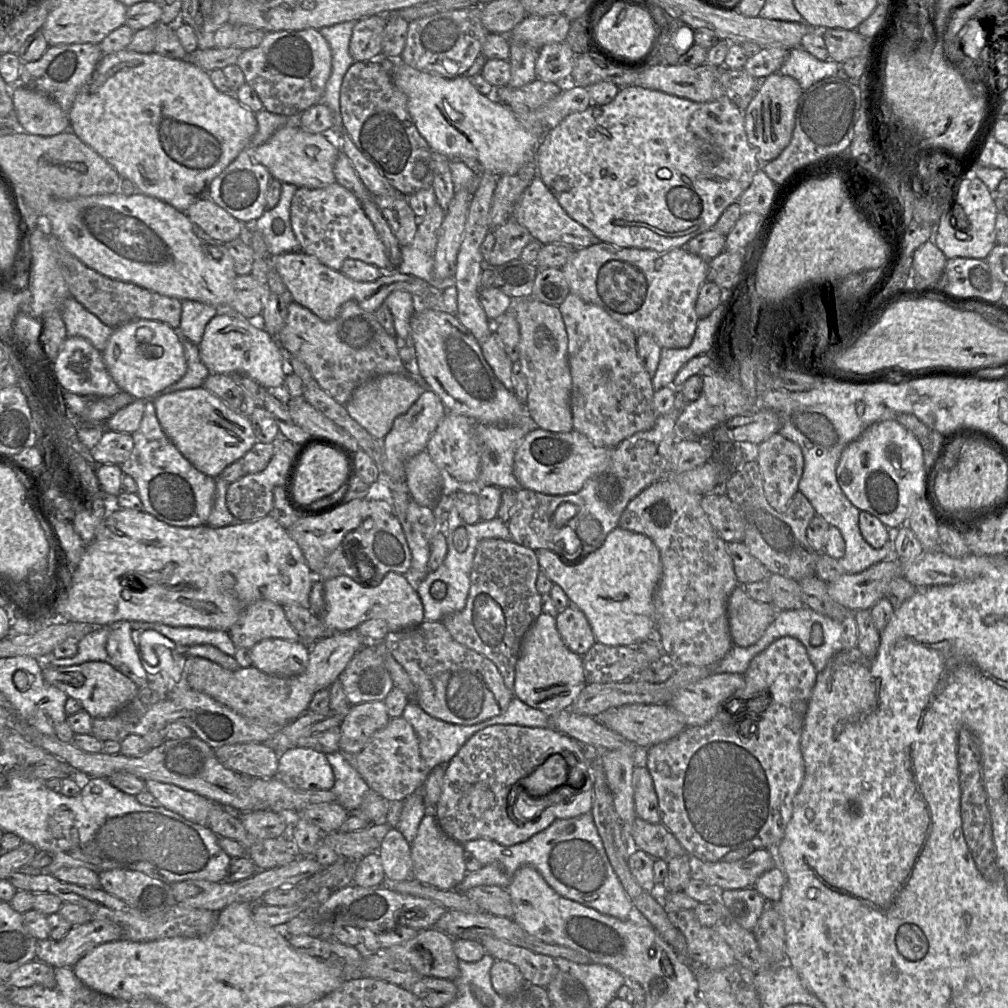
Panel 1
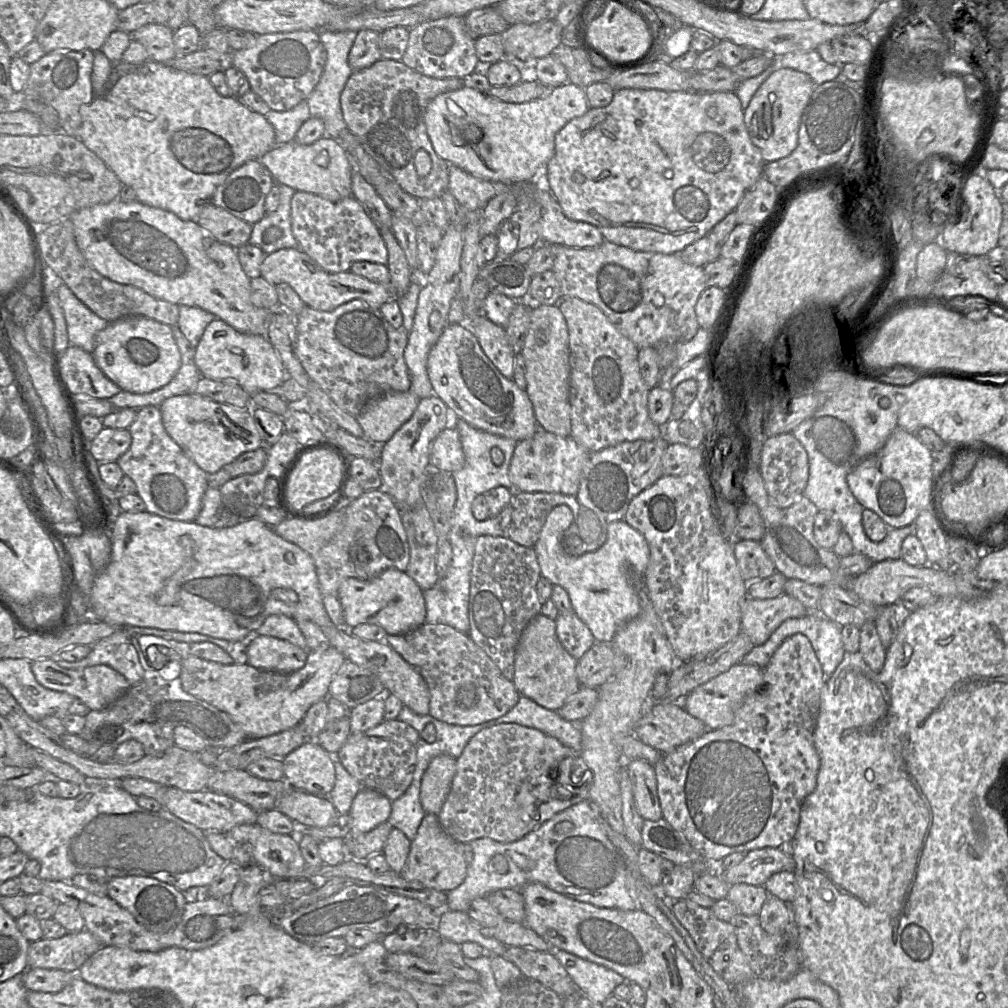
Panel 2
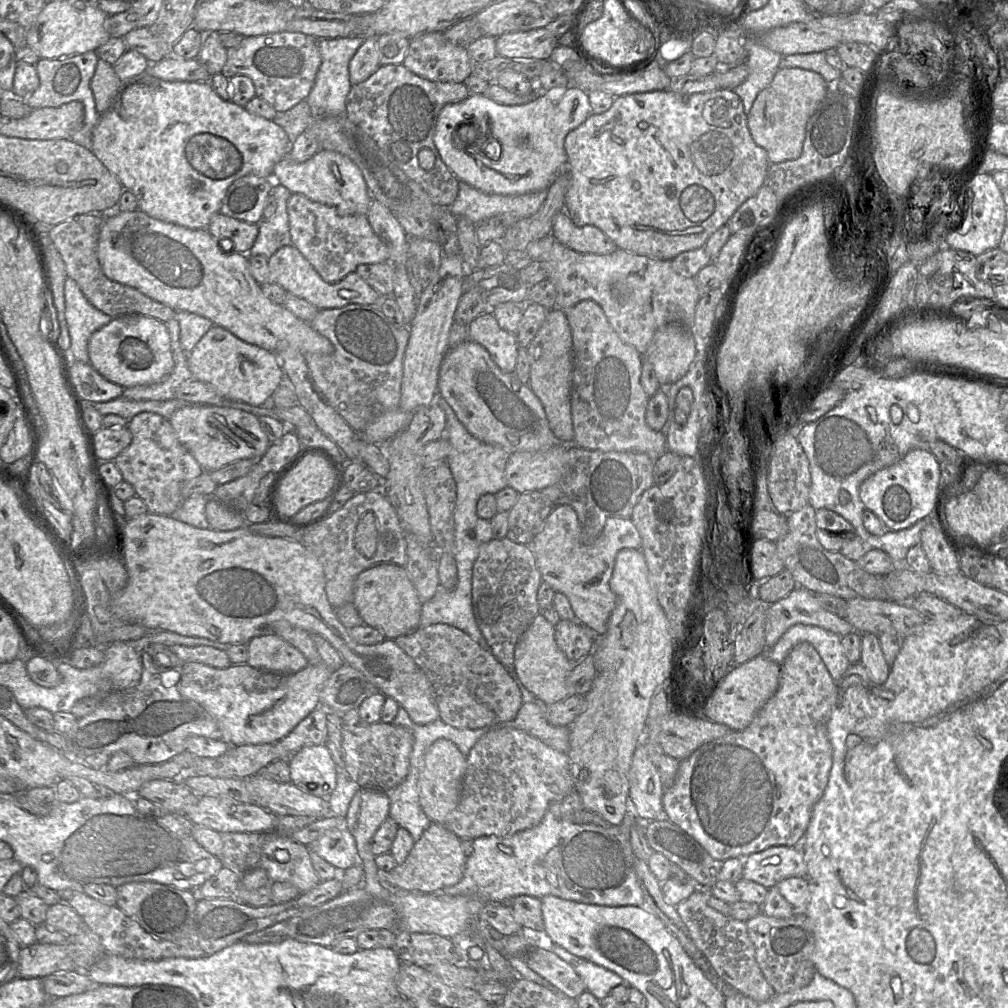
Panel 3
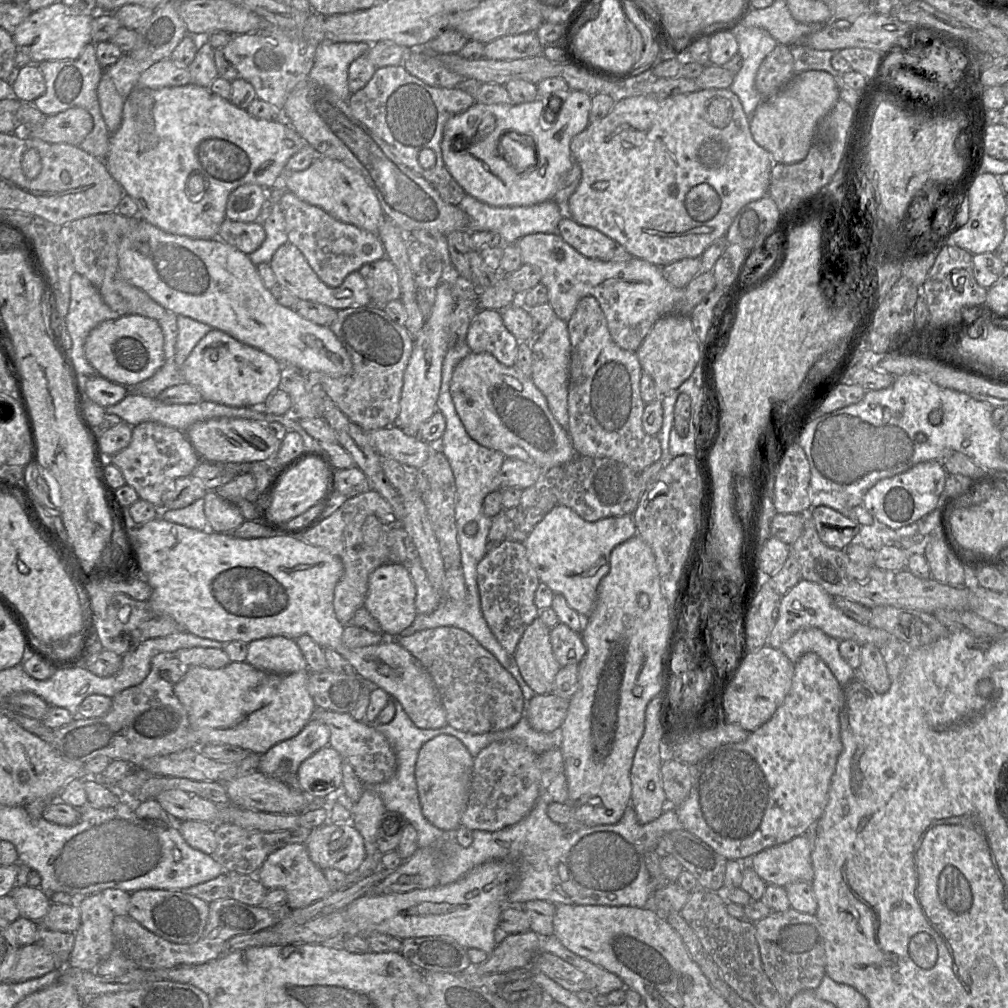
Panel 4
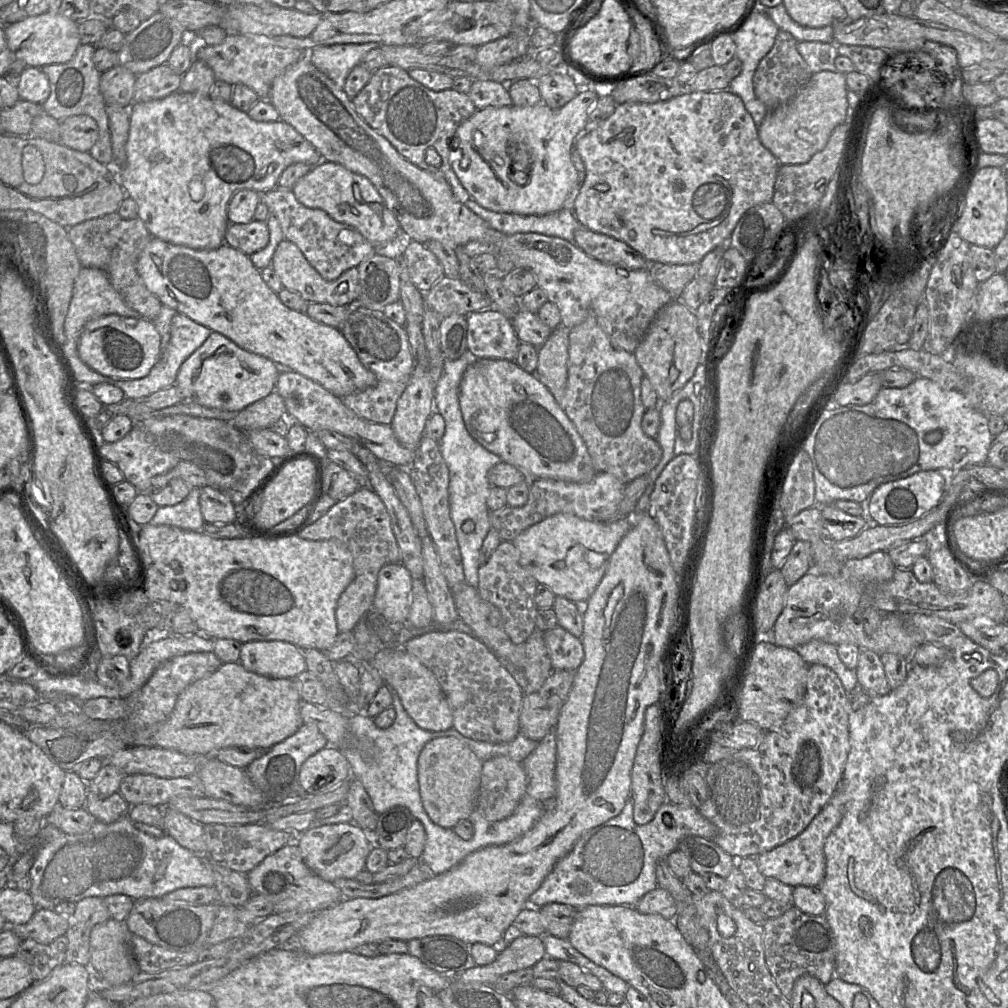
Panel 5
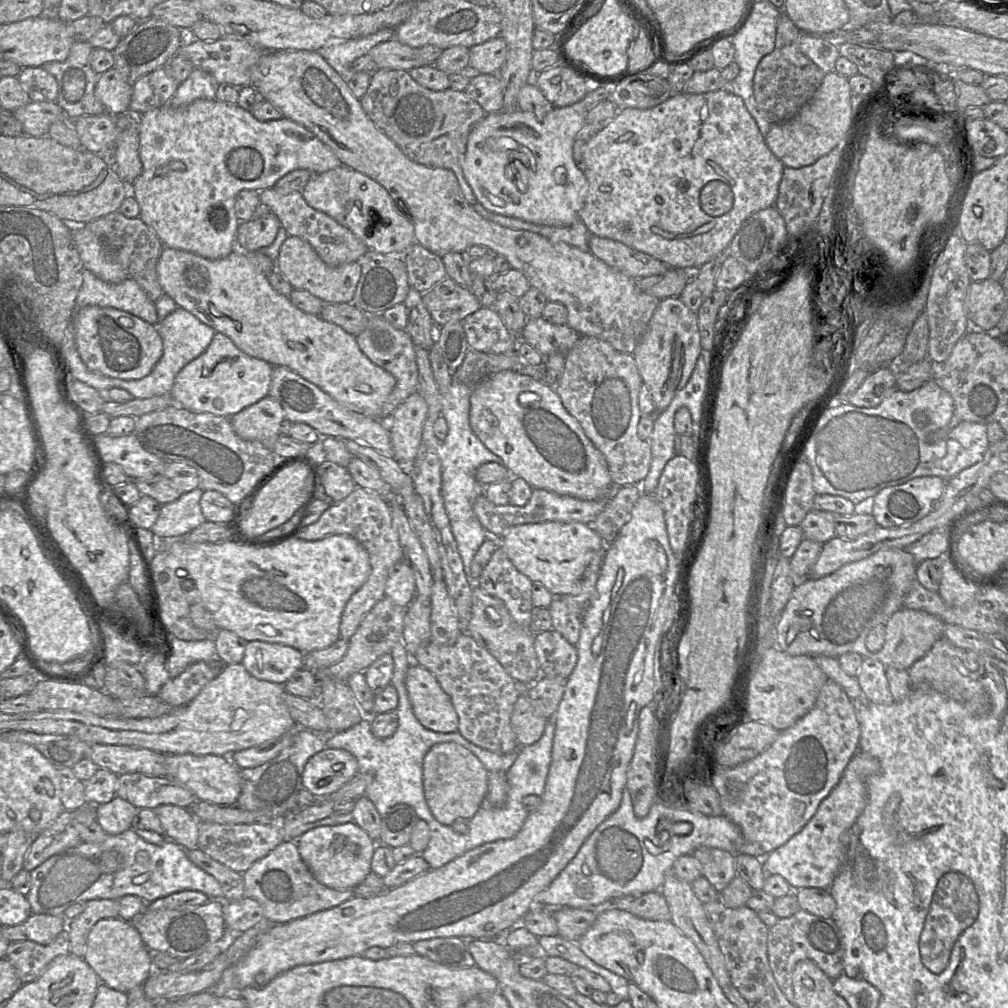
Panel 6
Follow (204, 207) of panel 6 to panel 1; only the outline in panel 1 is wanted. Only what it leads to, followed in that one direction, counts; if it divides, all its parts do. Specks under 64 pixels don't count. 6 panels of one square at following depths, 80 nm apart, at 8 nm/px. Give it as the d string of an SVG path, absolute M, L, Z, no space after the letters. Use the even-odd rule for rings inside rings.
M124 49L112 54L103 54L90 81L78 93L68 113L69 130L106 160L120 175L129 179L139 188L140 193L170 204L180 212L186 212L194 202L207 197L211 181L217 177L238 155L246 150L250 139L257 131L255 113L243 106L233 94L219 92L212 84L209 72L186 60L168 58L156 52L138 53Z

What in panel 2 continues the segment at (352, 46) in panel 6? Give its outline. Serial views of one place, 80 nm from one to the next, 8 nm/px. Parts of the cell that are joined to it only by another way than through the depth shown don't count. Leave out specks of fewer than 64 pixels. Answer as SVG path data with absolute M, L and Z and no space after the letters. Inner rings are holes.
M325 29L318 30L318 32L321 43L326 50L326 61L318 83L307 98L307 103L311 117L319 118L324 123L325 133L323 136L338 140L341 133L347 128L341 110L340 96L353 72L348 63L348 55L357 32L336 32Z

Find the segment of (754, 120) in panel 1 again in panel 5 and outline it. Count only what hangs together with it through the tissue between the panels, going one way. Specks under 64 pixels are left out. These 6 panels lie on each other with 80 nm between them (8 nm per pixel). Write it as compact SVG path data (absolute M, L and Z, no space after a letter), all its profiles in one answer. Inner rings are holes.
M831 71L813 73L793 98L767 111L758 127L762 145L782 165L808 162L825 147L833 129L844 121L848 110L847 91L845 74Z

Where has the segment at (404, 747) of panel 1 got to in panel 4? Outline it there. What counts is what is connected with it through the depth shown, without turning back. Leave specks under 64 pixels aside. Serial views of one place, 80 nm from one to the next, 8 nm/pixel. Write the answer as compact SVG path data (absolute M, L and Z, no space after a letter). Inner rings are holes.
M316 709L312 718L323 722L330 731L329 746L336 750L353 767L365 786L389 780L396 771L396 755L387 738L373 725L355 721L349 713Z

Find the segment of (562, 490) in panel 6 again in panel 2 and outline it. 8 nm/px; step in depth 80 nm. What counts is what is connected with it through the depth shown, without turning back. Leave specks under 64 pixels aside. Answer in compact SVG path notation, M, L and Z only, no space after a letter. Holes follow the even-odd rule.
M465 323L447 325L429 352L427 372L434 394L445 403L454 418L461 418L477 429L517 442L531 438L539 429L526 390L520 389L513 379L508 379L500 373Z

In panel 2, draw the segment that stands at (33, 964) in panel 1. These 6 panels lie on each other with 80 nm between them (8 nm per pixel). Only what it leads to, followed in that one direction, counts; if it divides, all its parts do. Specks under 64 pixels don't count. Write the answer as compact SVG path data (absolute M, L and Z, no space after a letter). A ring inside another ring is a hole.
M27 968L23 983L28 991L57 993L66 987L75 974L57 969Z

